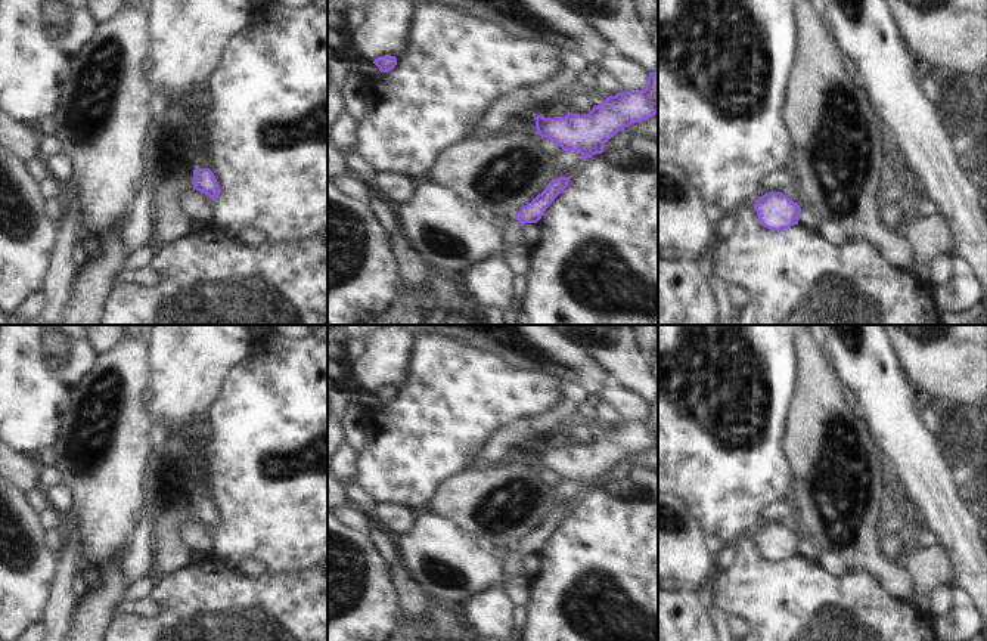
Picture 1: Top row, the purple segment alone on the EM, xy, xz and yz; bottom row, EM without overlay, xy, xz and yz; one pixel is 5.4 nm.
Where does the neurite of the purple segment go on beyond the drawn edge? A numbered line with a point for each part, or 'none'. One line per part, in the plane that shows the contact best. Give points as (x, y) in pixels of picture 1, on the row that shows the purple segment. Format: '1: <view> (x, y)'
1: xz (514, 229)

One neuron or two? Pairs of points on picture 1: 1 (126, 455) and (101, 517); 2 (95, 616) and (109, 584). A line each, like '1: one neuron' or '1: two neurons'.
1: one neuron
2: one neuron

